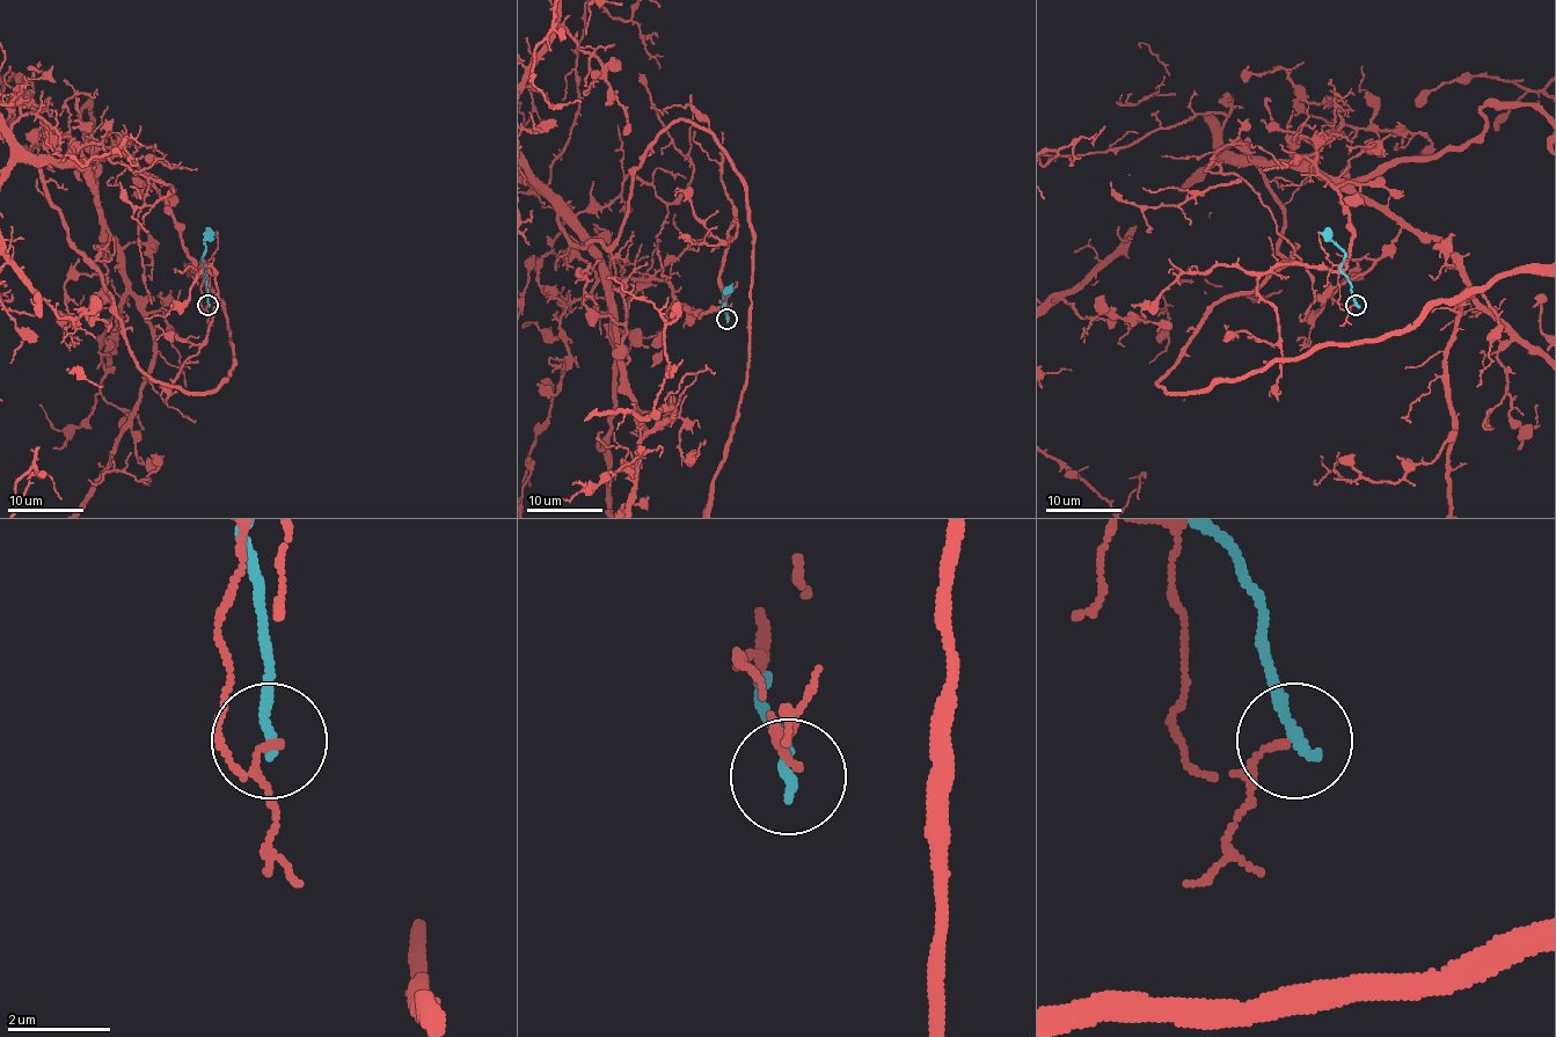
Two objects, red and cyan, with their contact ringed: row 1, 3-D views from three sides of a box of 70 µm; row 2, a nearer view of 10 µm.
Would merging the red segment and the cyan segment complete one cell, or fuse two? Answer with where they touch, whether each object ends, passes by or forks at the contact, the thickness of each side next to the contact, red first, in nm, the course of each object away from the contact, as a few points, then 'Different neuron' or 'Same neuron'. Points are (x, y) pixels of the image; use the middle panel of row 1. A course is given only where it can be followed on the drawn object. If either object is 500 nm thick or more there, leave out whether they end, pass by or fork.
Place: (727, 319). At the ring red ends. At the ring cyan ends. Thickness 110 nm (red) against 240 nm. Course of red: (729, 319), (614, 278), (559, 223), (607, 248), (673, 122), (744, 185), (753, 263), (738, 421). Course of cyan: (727, 319), (723, 307), (724, 292), (732, 284). Different neuron

